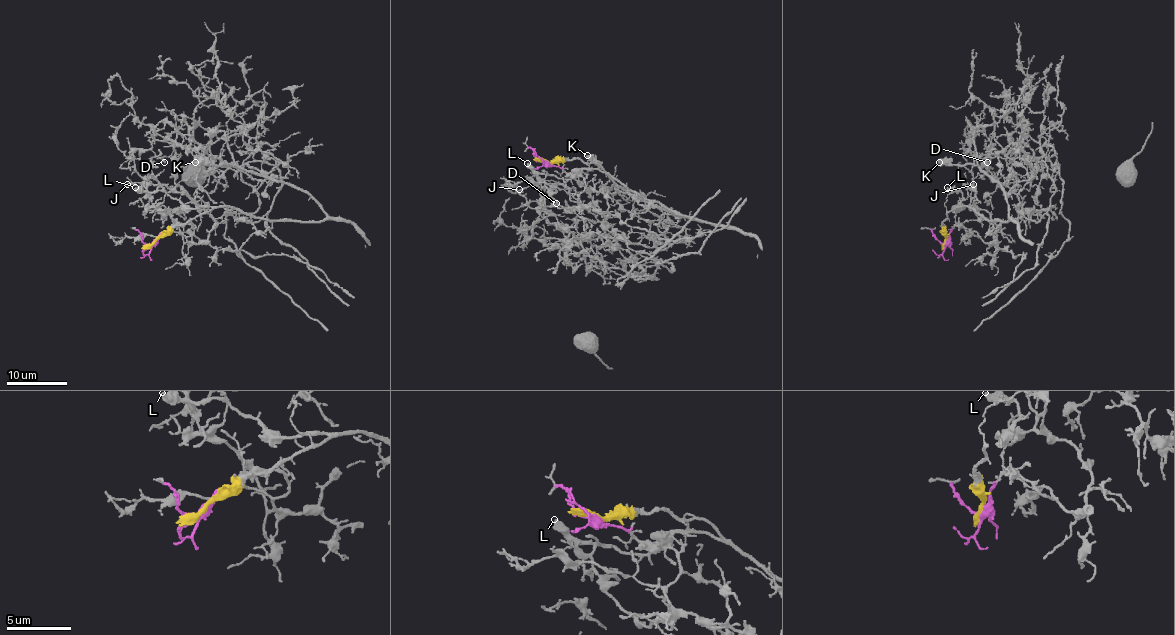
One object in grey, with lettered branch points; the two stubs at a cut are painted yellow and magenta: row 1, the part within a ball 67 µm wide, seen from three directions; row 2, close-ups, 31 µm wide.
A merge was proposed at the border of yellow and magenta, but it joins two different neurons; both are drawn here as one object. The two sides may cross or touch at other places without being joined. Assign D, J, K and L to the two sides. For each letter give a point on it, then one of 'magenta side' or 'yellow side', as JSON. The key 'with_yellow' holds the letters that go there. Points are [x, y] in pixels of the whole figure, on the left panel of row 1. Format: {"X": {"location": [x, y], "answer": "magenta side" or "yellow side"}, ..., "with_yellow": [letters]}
{"D": {"location": [164, 162], "answer": "magenta side"}, "J": {"location": [127, 184], "answer": "magenta side"}, "K": {"location": [195, 162], "answer": "yellow side"}, "L": {"location": [135, 187], "answer": "yellow side"}, "with_yellow": ["K", "L"]}

